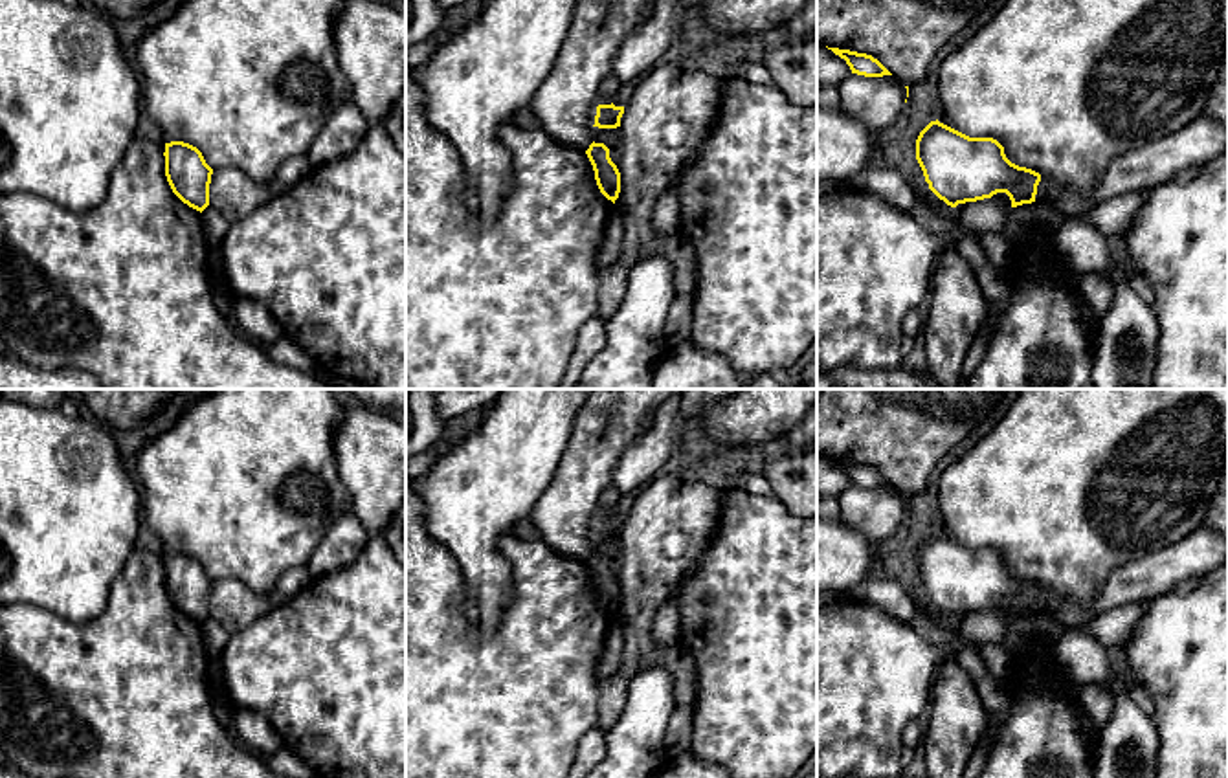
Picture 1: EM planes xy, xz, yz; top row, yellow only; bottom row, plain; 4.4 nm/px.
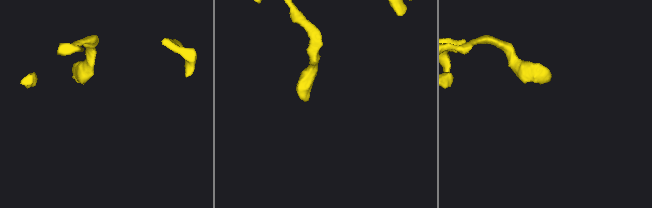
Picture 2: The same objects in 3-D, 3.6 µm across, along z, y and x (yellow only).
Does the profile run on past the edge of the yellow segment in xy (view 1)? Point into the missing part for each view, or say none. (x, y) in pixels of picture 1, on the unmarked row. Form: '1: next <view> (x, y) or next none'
1: next none

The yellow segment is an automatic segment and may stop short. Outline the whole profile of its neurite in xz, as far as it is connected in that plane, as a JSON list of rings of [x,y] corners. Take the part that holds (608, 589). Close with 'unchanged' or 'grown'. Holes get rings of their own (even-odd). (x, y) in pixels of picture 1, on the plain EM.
[[[591,554],[586,561],[600,604],[615,615],[620,604],[620,584],[609,569],[609,560],[604,554]]] | unchanged

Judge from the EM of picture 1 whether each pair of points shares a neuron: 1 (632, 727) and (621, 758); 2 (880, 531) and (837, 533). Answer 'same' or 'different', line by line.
1: same
2: different

